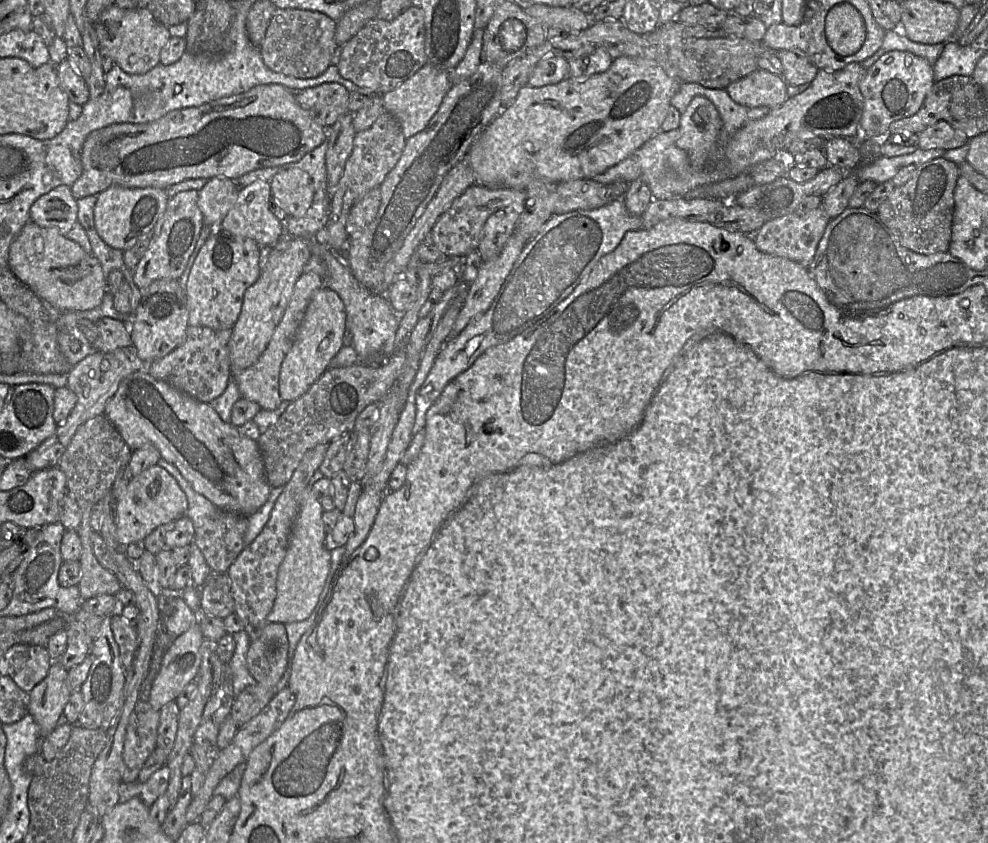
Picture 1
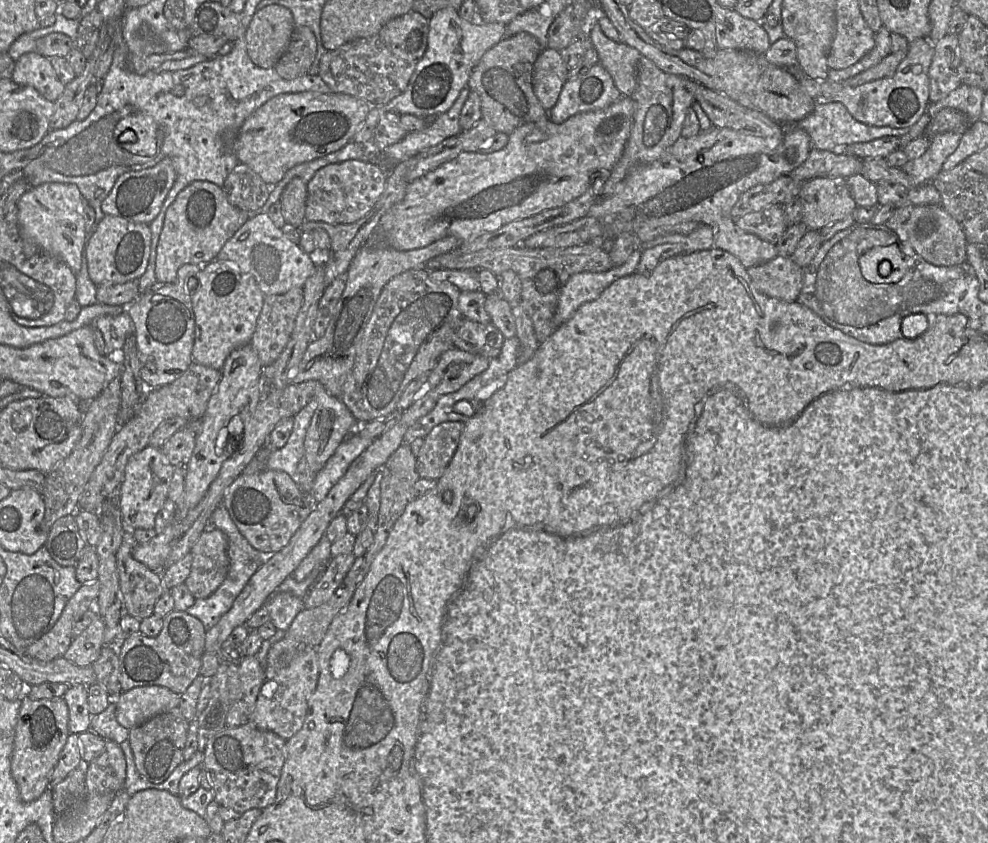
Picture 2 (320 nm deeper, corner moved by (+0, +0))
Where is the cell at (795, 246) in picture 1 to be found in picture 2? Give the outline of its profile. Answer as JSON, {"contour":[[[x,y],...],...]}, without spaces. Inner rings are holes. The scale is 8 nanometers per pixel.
{"contour":[[[776,256],[763,264],[747,268],[756,289],[762,294],[795,302],[803,287],[805,270],[791,257]]]}

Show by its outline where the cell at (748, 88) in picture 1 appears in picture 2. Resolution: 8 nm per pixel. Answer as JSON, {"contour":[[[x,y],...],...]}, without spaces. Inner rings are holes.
{"contour":[[[918,38],[908,43],[905,59],[899,64],[895,74],[860,86],[850,87],[829,79],[816,80],[808,76],[798,78],[801,86],[818,102],[840,102],[859,122],[876,127],[911,128],[927,111],[930,104],[929,69],[934,49],[927,38]]]}

